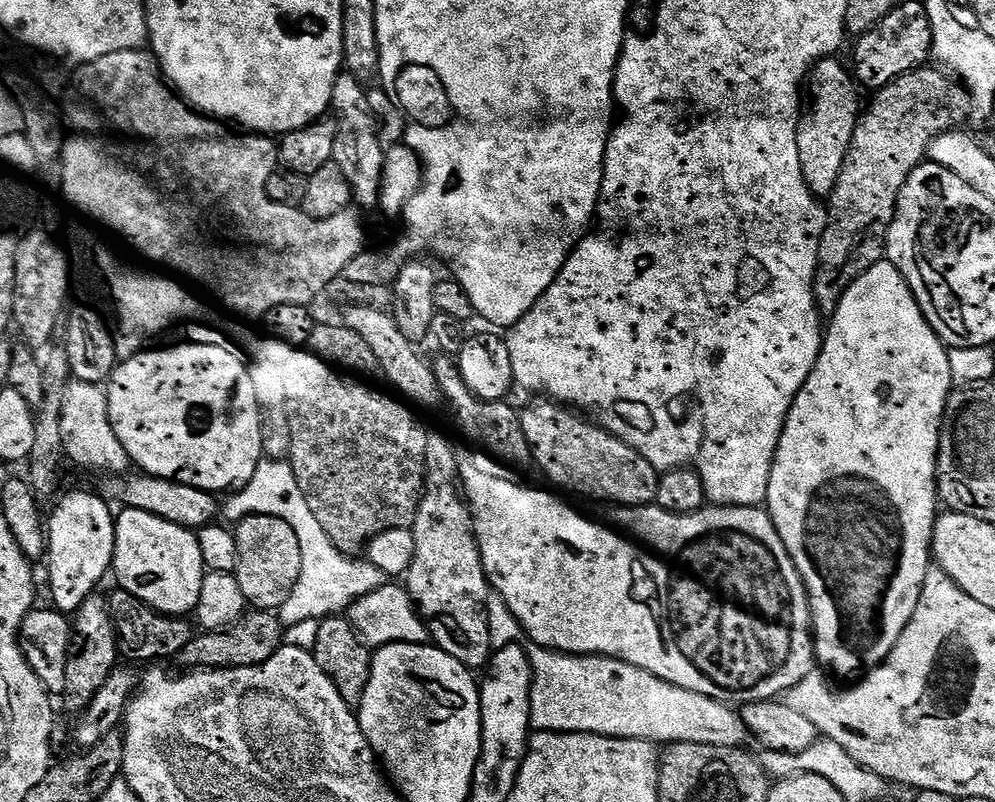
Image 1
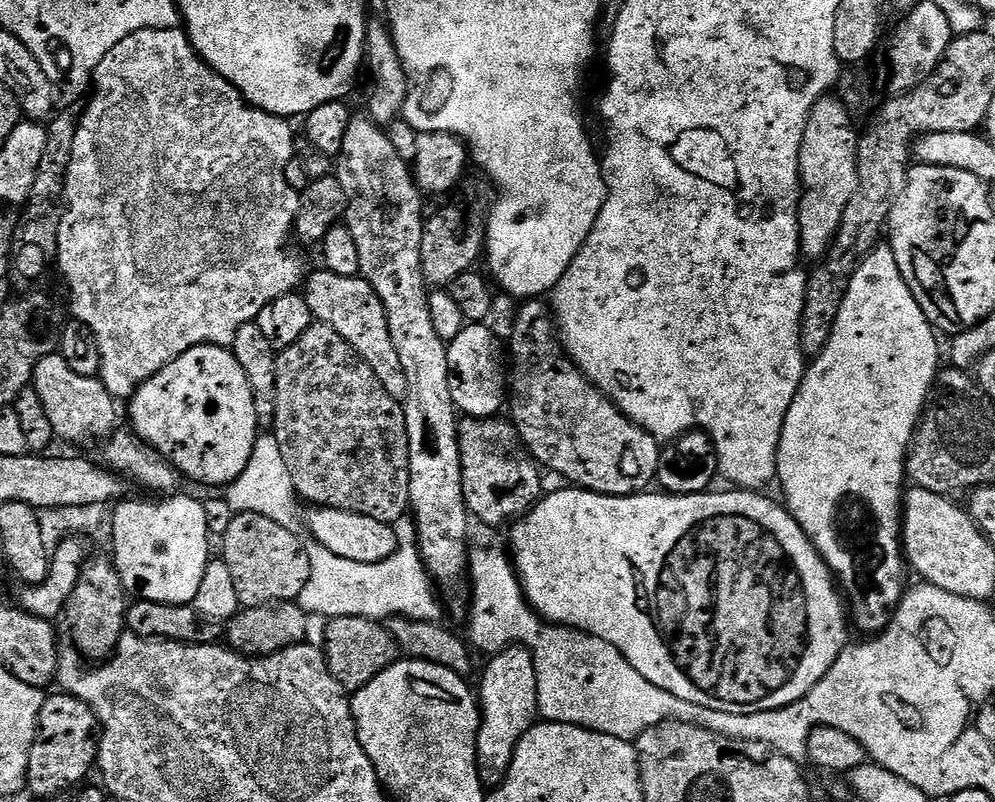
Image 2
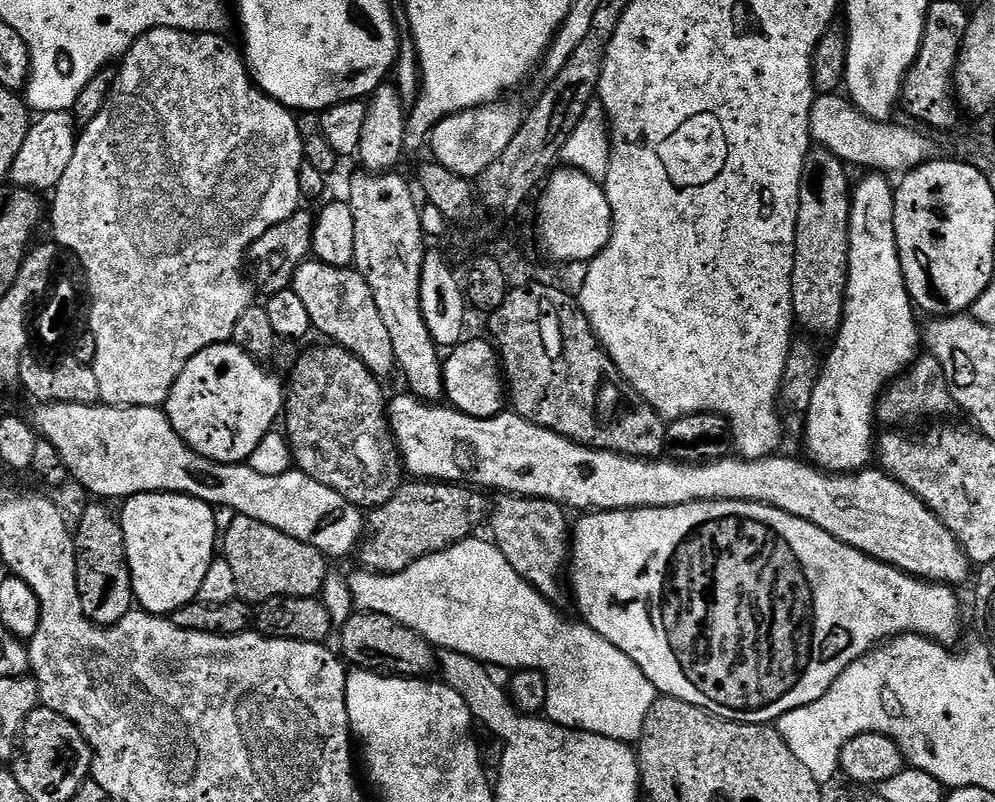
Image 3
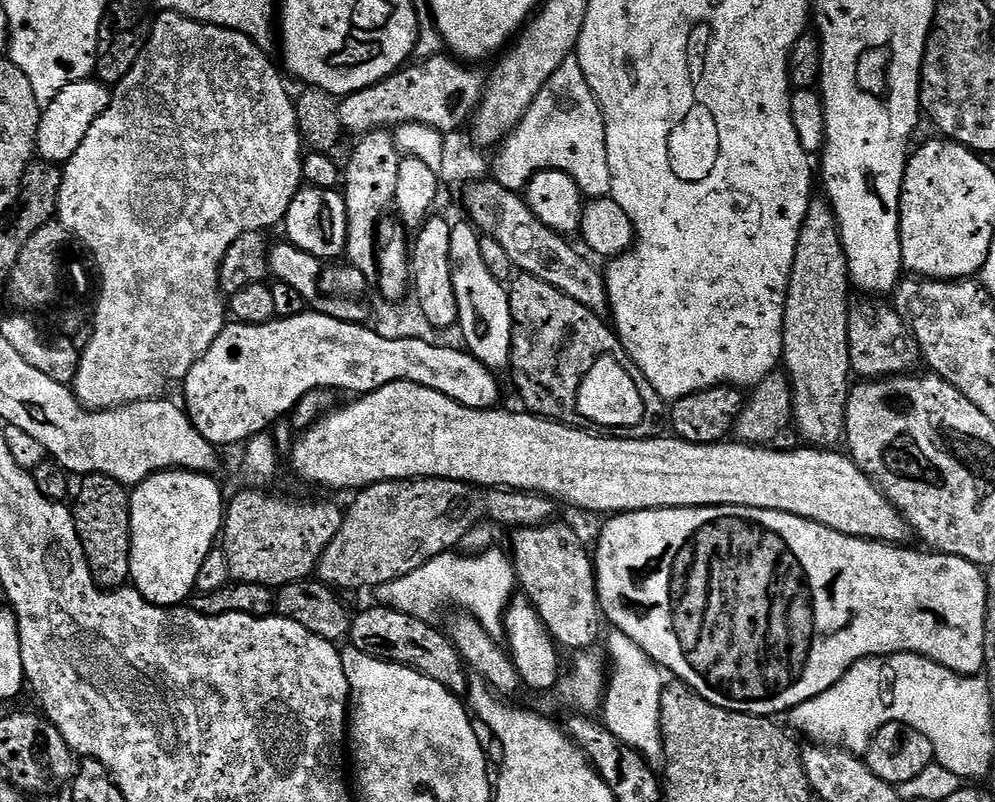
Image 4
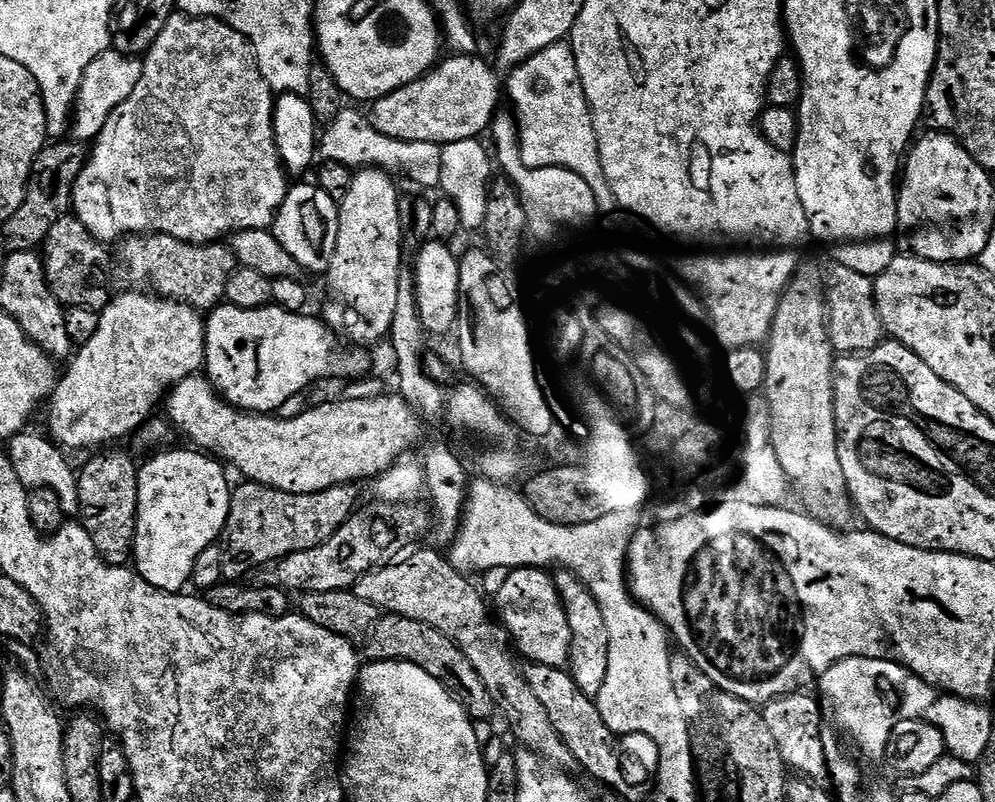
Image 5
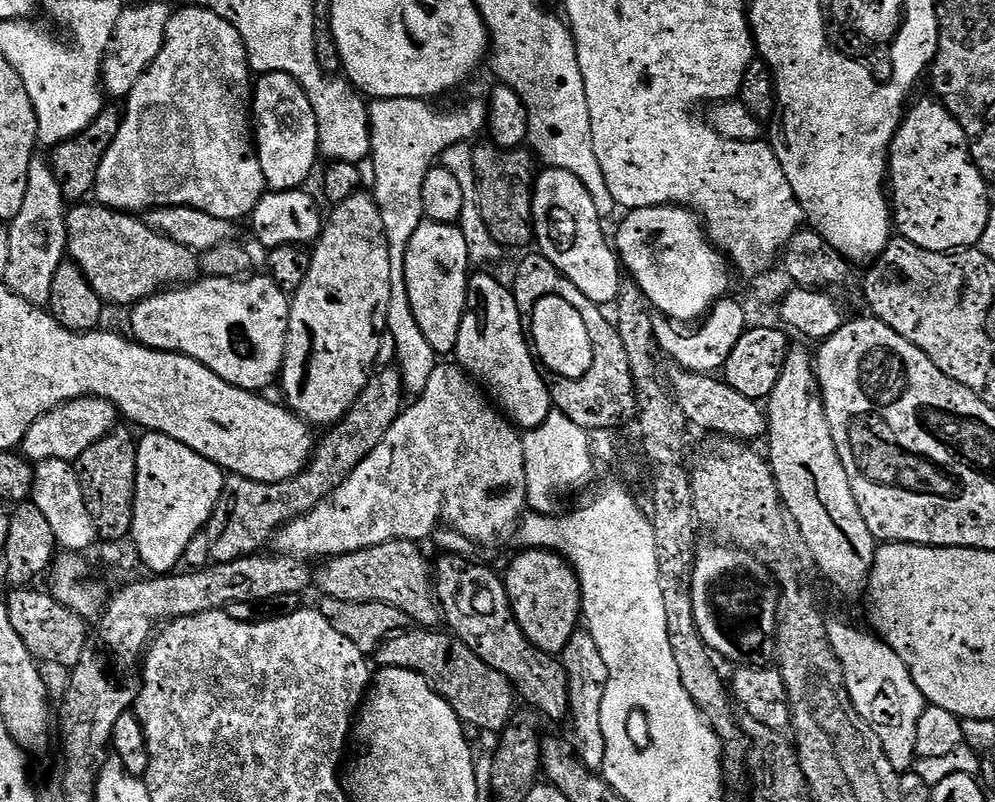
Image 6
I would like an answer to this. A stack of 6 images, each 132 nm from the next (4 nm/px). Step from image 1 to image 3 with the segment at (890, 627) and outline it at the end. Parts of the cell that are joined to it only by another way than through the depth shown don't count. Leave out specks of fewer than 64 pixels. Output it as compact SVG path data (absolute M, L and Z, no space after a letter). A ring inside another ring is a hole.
M868 174L860 185L850 192L851 210L848 227L848 295L844 298L844 320L840 331L831 341L832 353L828 361L823 361L818 379L804 420L804 444L813 461L821 469L837 474L847 474L853 470L869 467L874 456L874 436L872 424L876 415L876 401L882 386L904 372L918 356L916 347L921 347L922 332L916 329L916 316L912 313L914 301L904 284L900 265L900 255L894 234L894 195L893 185L888 185L889 177L884 174Z

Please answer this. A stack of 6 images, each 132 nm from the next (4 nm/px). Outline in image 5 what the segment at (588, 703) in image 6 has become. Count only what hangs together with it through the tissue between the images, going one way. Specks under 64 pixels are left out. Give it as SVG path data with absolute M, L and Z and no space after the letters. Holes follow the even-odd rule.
M557 571L554 583L560 595L564 613L568 616L570 638L572 639L567 671L571 672L574 682L578 686L578 690L582 690L582 694L595 698L602 690L602 682L606 682L606 666L610 666L608 639L604 633L602 614L587 588L571 572Z

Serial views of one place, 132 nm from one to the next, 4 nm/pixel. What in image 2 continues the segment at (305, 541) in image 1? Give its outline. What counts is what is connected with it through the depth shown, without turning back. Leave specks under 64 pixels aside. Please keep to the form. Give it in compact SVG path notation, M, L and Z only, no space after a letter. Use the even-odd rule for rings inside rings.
M257 435L254 442L254 451L246 470L234 481L227 485L228 504L232 507L233 513L253 512L262 514L282 526L292 528L292 519L296 516L296 504L298 497L296 487L290 478L290 470L286 470L286 462L282 458L282 450L278 446L275 435ZM312 542L307 545L308 553L310 554L310 582L306 582L306 590L302 590L300 599L298 601L301 608L309 614L317 616L327 616L329 618L334 616L361 616L367 620L378 620L381 622L387 621L389 618L407 618L409 620L431 620L433 622L439 621L440 604L442 608L442 600L438 595L437 585L434 583L431 572L424 565L424 560L420 556L420 549L416 546L401 546L397 548L396 552L390 557L377 564L367 564L366 562L350 562L346 558L338 558L338 554L330 554L330 550L326 550L321 544Z

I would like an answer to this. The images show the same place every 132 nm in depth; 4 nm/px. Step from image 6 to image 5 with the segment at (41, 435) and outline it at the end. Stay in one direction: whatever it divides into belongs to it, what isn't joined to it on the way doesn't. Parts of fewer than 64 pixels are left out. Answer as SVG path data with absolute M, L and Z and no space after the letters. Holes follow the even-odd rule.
M124 290L121 296L113 295L108 304L99 313L97 329L94 336L88 342L78 348L78 351L71 357L68 369L63 369L62 375L56 381L56 388L52 391L48 408L48 429L47 435L61 449L68 448L92 448L97 446L108 446L111 440L118 440L122 436L128 435L132 430L139 429L153 415L152 407L156 402L169 391L170 386L176 385L179 380L185 380L187 376L195 376L204 368L204 333L206 331L206 320L197 309L190 307L188 304L179 304L177 300L165 300L163 296L147 294L143 296L140 290Z

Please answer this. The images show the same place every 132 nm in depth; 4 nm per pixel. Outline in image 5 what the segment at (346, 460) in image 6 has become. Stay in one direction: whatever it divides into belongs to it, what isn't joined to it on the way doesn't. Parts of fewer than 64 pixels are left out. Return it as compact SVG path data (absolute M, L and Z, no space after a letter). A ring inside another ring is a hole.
M240 482L240 485L235 485L232 488L232 501L230 502L230 514L226 518L226 526L222 533L222 551L224 553L224 576L227 577L229 581L236 582L247 574L251 568L256 568L255 570L263 569L265 566L275 565L277 560L286 558L290 554L295 552L301 552L302 550L310 550L311 548L318 548L321 544L325 544L328 539L334 535L337 530L339 530L346 521L352 517L352 513L357 511L358 503L356 504L356 499L359 498L360 492L355 483L350 484L336 484L333 488L327 488L321 492L315 492L314 494L290 494L289 492L283 492L282 490L274 490L270 486L265 484L254 484L251 482Z

